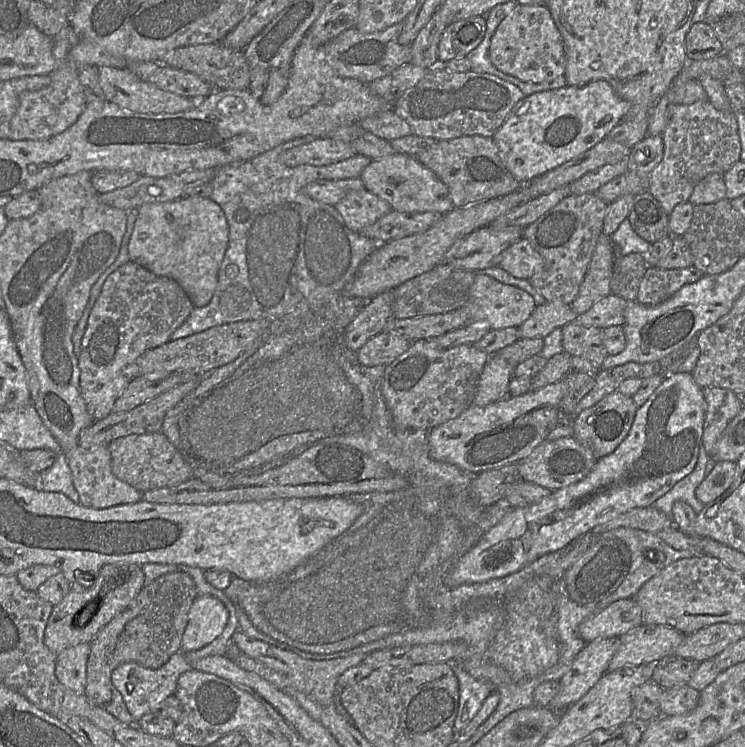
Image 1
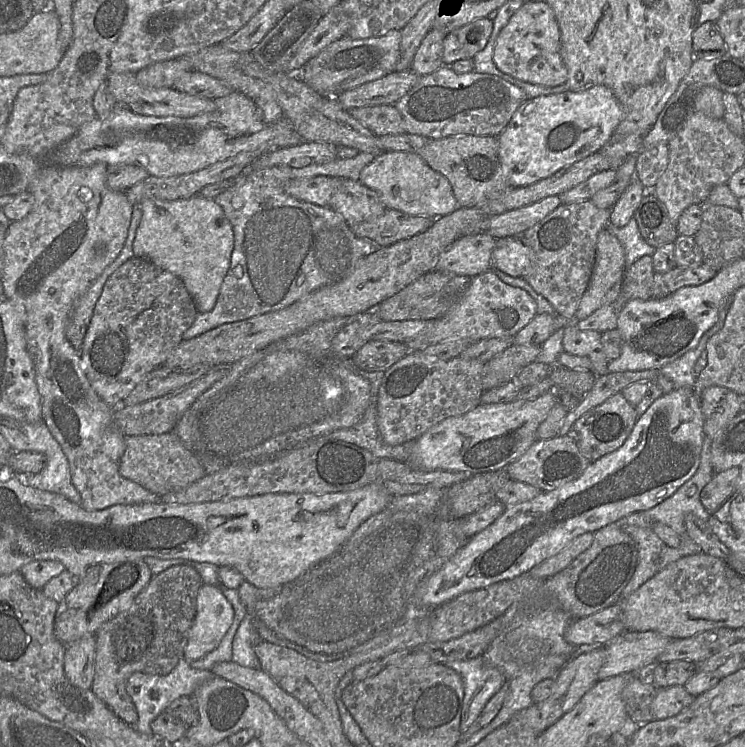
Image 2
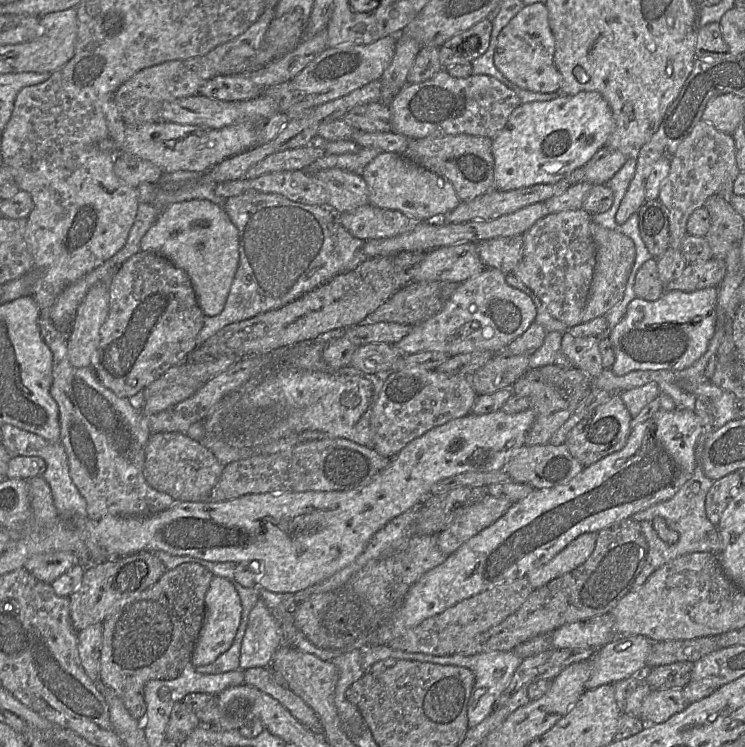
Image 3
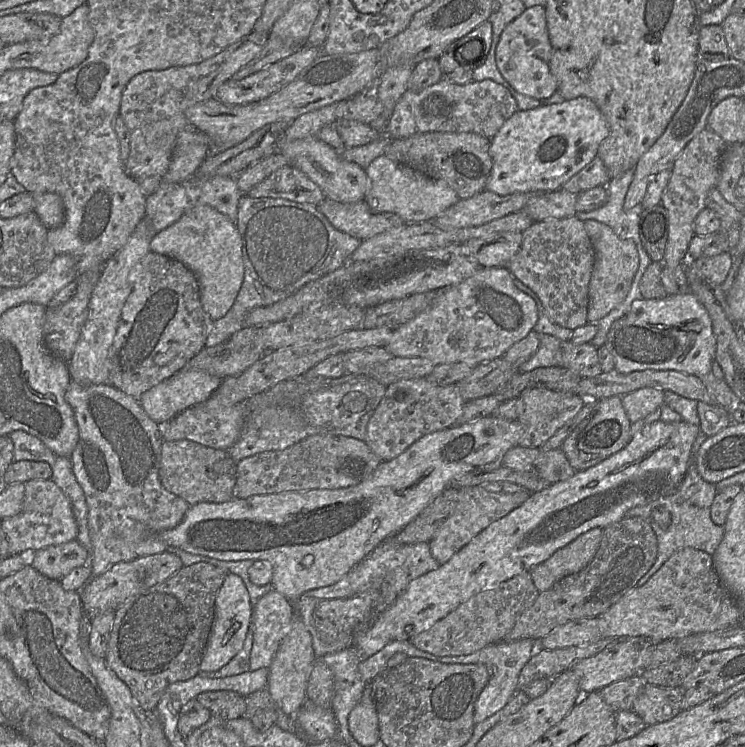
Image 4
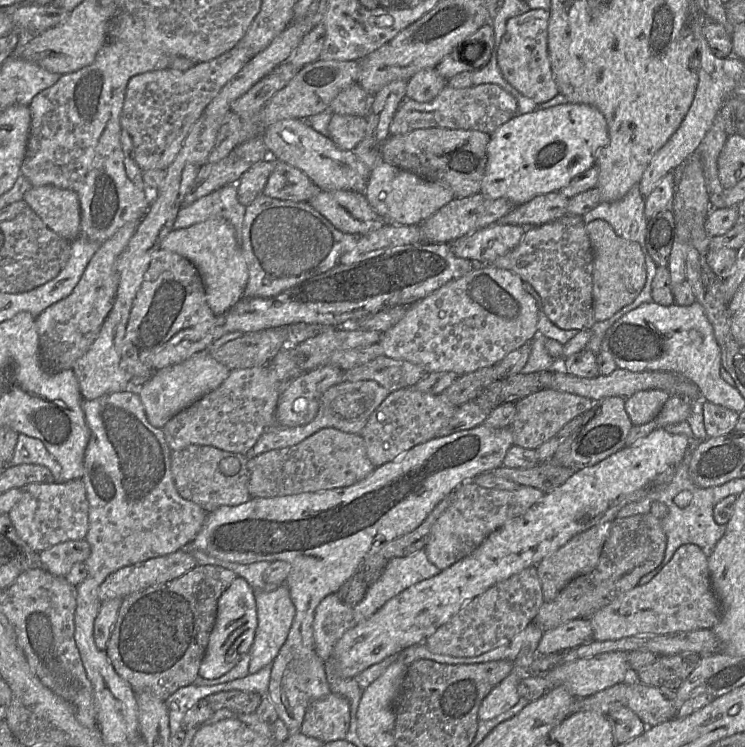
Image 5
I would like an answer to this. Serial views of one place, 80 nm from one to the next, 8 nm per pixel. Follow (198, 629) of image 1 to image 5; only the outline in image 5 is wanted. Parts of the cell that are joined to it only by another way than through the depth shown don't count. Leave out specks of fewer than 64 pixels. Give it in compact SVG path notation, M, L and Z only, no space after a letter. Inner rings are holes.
M237 577L218 600L216 620L209 636L198 676L204 679L219 678L249 654L258 624L256 598L247 580Z

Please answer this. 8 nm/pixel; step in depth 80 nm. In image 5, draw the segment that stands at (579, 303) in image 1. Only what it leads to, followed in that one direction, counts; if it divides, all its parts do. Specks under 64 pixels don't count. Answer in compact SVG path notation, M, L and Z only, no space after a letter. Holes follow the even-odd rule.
M592 220L586 224L586 230L593 251L593 316L596 322L602 322L632 303L643 289L646 282L645 257L638 242L617 235L606 220Z

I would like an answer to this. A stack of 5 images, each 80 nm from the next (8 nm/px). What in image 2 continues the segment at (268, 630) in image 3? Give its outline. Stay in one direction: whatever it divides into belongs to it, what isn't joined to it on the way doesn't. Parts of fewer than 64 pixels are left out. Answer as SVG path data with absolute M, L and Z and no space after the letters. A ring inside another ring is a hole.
M250 614L240 623L232 642L232 661L240 666L259 668L260 662L255 653L255 646L261 640Z

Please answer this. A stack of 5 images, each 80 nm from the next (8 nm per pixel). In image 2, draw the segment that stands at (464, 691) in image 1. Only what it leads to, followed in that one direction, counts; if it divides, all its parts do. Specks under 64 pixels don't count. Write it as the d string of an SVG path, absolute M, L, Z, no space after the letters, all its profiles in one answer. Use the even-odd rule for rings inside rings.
M481 655L472 659L446 662L462 677L465 687L461 731L466 730L480 715L487 702L506 683L503 673L487 663Z

